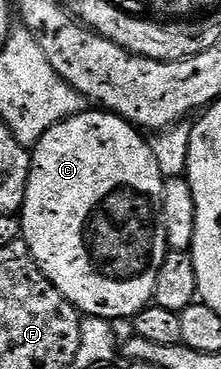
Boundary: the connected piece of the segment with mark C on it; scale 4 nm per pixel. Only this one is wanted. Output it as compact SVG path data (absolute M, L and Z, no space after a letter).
M83 110L78 116L69 116L62 120L52 130L44 134L38 143L33 145L30 158L30 177L26 187L26 197L22 203L20 219L22 222L22 239L34 255L34 261L40 266L40 270L72 302L79 313L86 316L99 316L111 322L119 322L127 316L133 318L140 310L144 310L154 299L156 290L156 274L160 274L160 266L164 266L164 258L167 254L166 231L162 221L162 195L164 194L164 177L159 157L152 147L149 139L145 140L143 133L134 125L129 124L123 116L116 116L105 110Z

